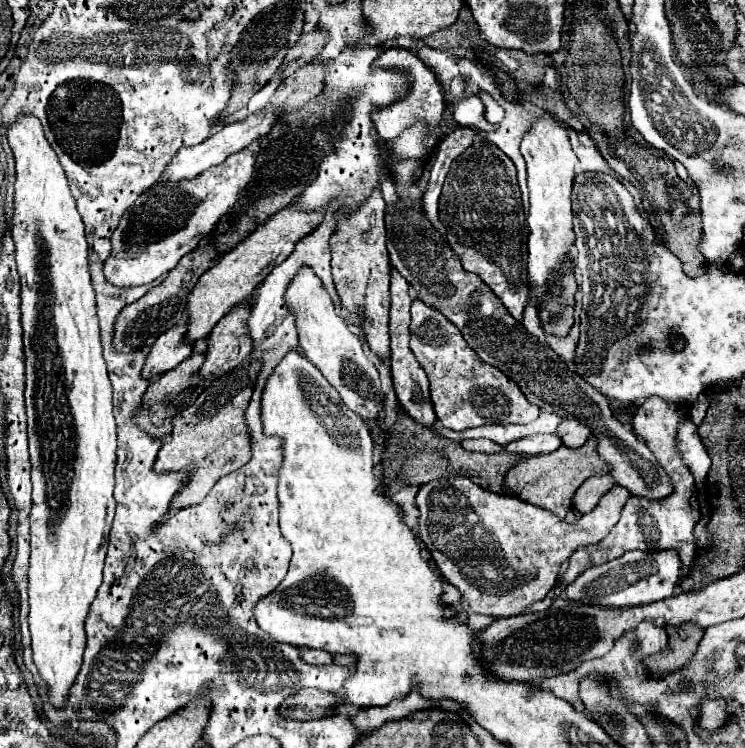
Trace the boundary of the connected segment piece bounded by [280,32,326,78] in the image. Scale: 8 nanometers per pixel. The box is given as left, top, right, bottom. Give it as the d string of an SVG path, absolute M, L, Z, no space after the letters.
M310 32L310 34L302 34L300 40L288 50L288 54L284 56L282 62L282 78L292 76L298 68L302 68L304 64L308 64L326 44L326 36L324 32Z

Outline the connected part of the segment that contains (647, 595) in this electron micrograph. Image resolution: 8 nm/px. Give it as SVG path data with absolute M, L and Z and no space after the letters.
M632 550L624 556L610 560L602 566L592 566L584 570L574 582L566 586L566 596L574 602L590 602L592 606L640 606L656 600L664 600L674 594L680 582L680 558L676 552L640 552Z

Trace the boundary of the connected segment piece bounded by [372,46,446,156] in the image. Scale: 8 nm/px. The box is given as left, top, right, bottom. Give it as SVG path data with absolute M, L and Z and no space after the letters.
M388 48L380 54L378 60L374 60L372 68L376 70L398 70L402 72L408 80L410 80L410 88L406 92L404 98L384 106L384 108L376 108L372 112L372 122L374 122L374 128L378 132L378 138L380 142L388 148L388 154L392 156L394 154L394 142L396 138L410 126L422 122L426 124L426 130L428 132L434 132L438 126L440 126L440 120L442 120L442 114L444 114L444 108L446 108L446 102L444 102L444 94L442 94L442 86L440 82L436 80L434 72L424 64L420 62L420 58L416 54L412 54L410 50L406 48Z

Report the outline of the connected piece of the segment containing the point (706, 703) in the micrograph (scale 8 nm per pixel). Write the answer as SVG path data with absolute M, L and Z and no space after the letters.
M704 696L704 700L700 702L700 718L696 728L700 728L702 732L718 732L720 728L724 728L724 724L728 724L728 706L726 700L718 698L708 698Z

